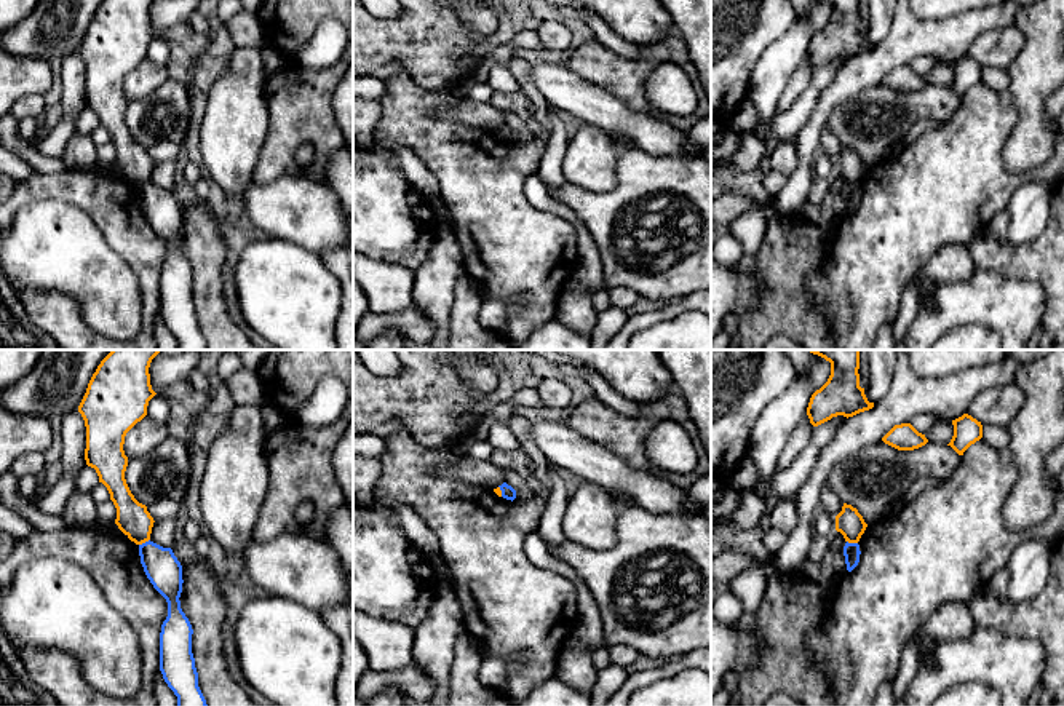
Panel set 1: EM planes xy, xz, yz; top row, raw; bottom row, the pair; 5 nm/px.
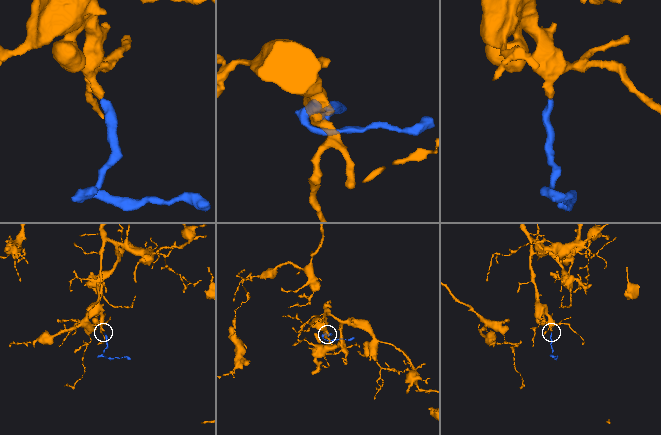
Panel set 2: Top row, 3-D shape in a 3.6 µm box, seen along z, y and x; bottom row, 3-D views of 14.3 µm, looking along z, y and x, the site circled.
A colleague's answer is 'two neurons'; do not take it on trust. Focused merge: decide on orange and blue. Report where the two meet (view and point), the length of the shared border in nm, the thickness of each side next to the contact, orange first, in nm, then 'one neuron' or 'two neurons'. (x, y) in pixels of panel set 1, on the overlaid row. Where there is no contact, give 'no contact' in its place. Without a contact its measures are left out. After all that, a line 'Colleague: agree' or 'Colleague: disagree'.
meets orange in xy at (144, 542); contact 70 nm long; 170 nm thick on the orange side, 180 nm on the other; two neurons
Colleague: agree

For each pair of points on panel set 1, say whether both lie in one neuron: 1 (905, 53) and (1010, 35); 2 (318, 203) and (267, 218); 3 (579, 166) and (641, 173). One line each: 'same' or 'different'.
1: different
2: same
3: different

